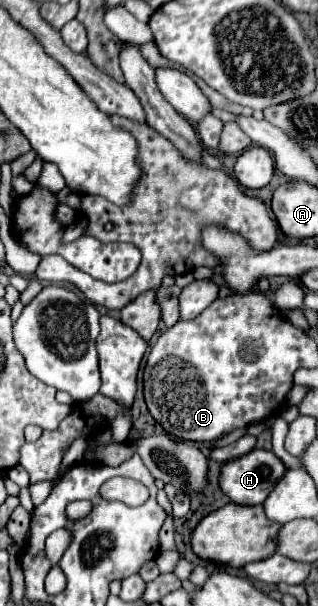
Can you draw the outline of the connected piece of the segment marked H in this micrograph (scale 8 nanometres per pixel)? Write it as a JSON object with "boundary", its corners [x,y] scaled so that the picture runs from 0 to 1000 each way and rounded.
{"boundary":[[[796,741],[752,757],[701,764],[689,804],[745,833],[821,833],[890,781],[896,767],[852,744]]]}

